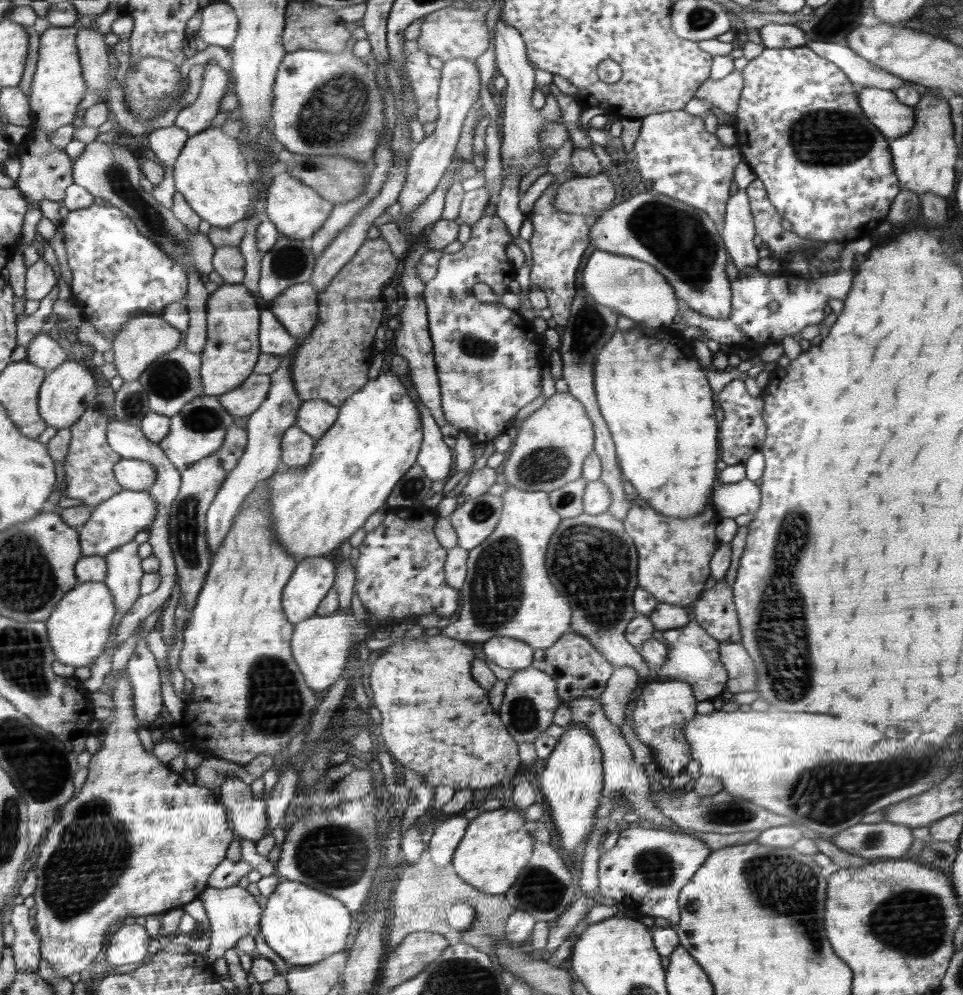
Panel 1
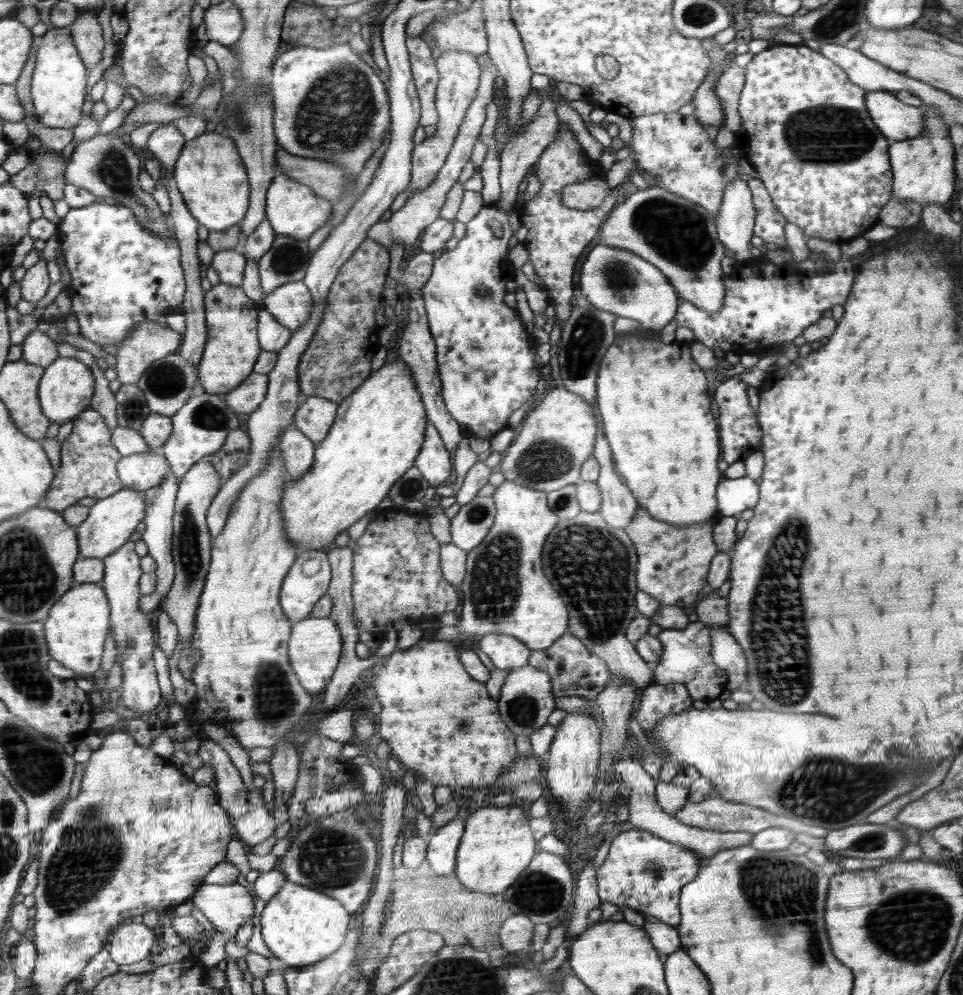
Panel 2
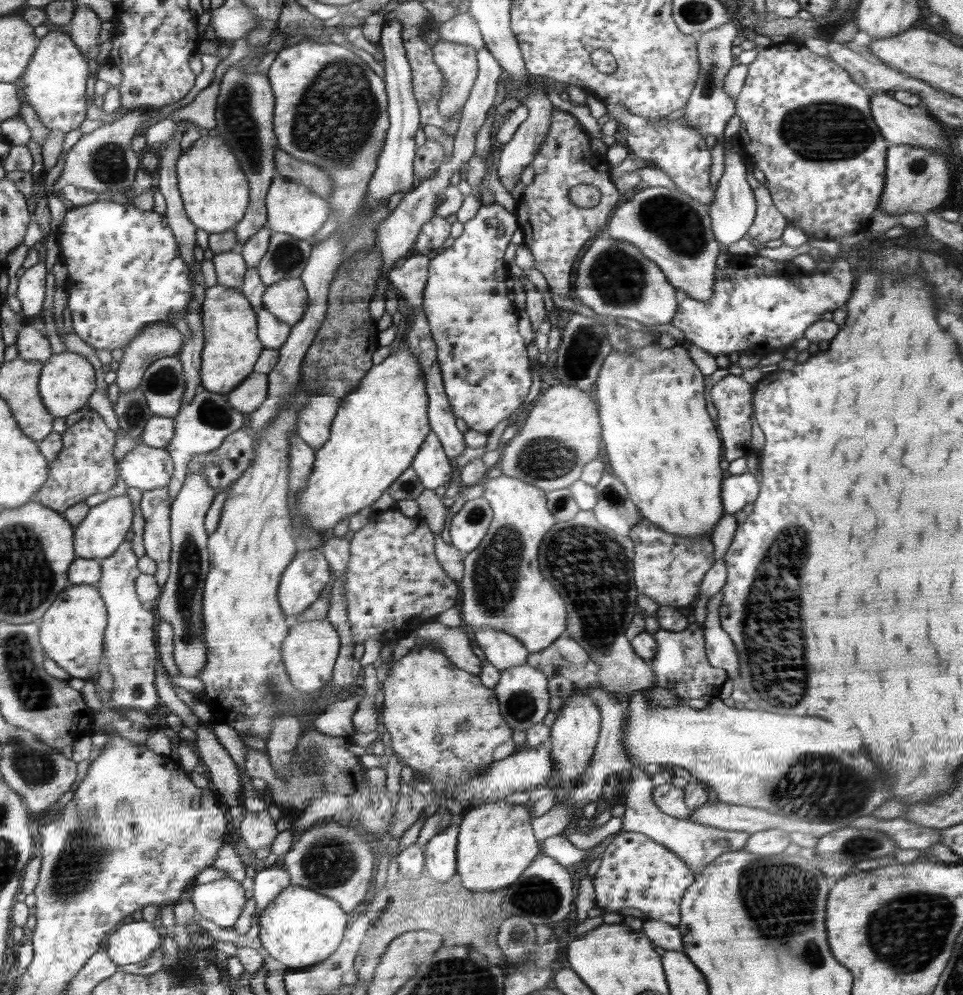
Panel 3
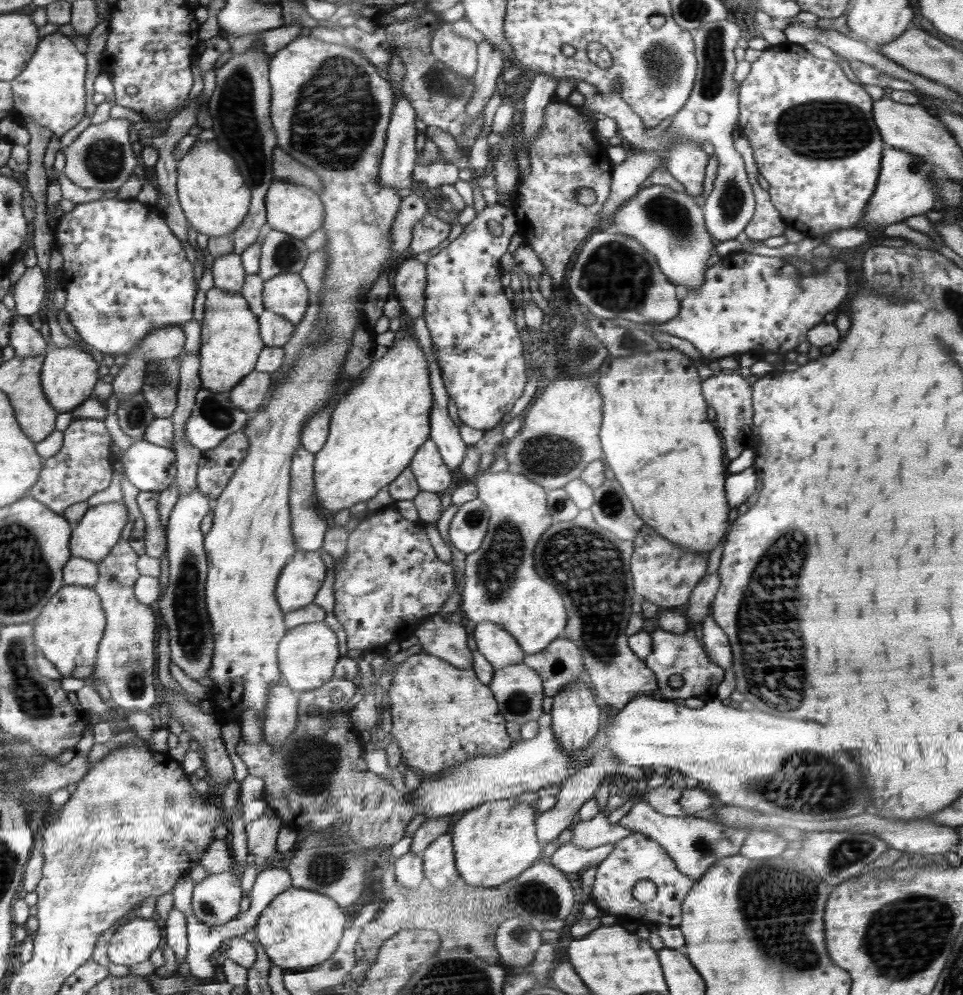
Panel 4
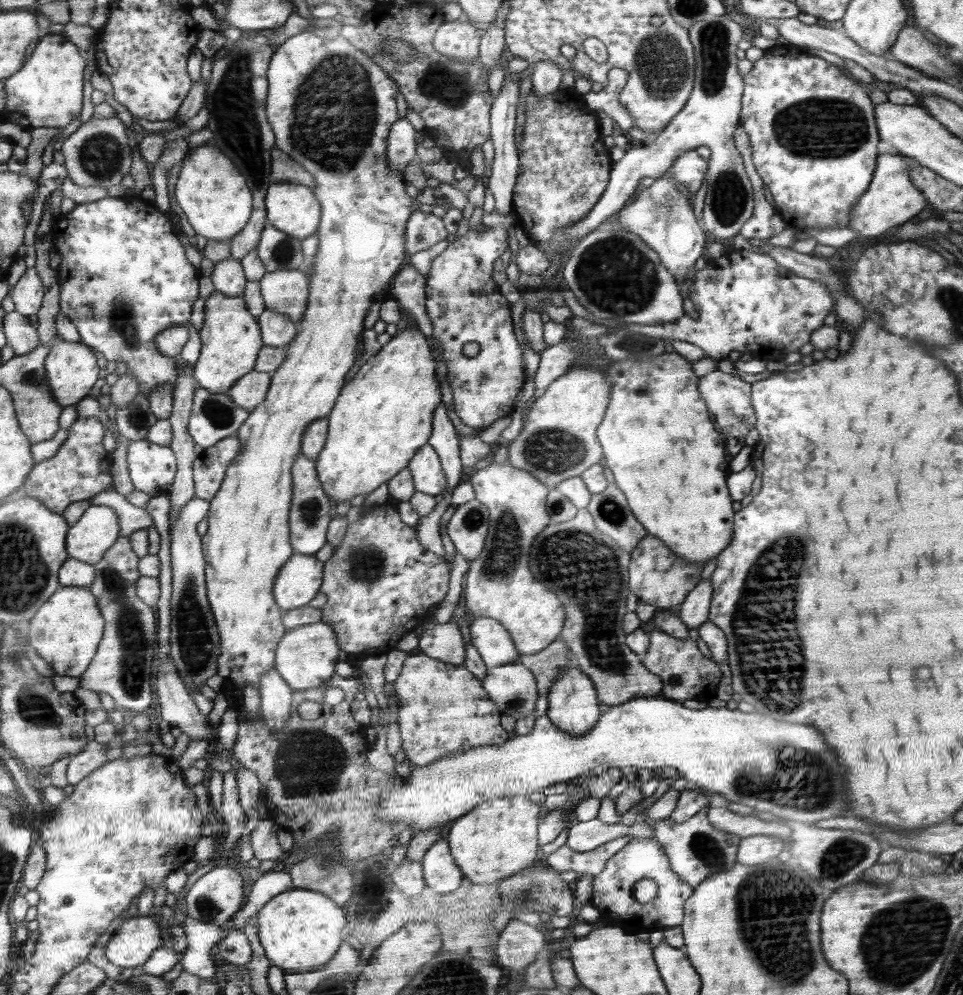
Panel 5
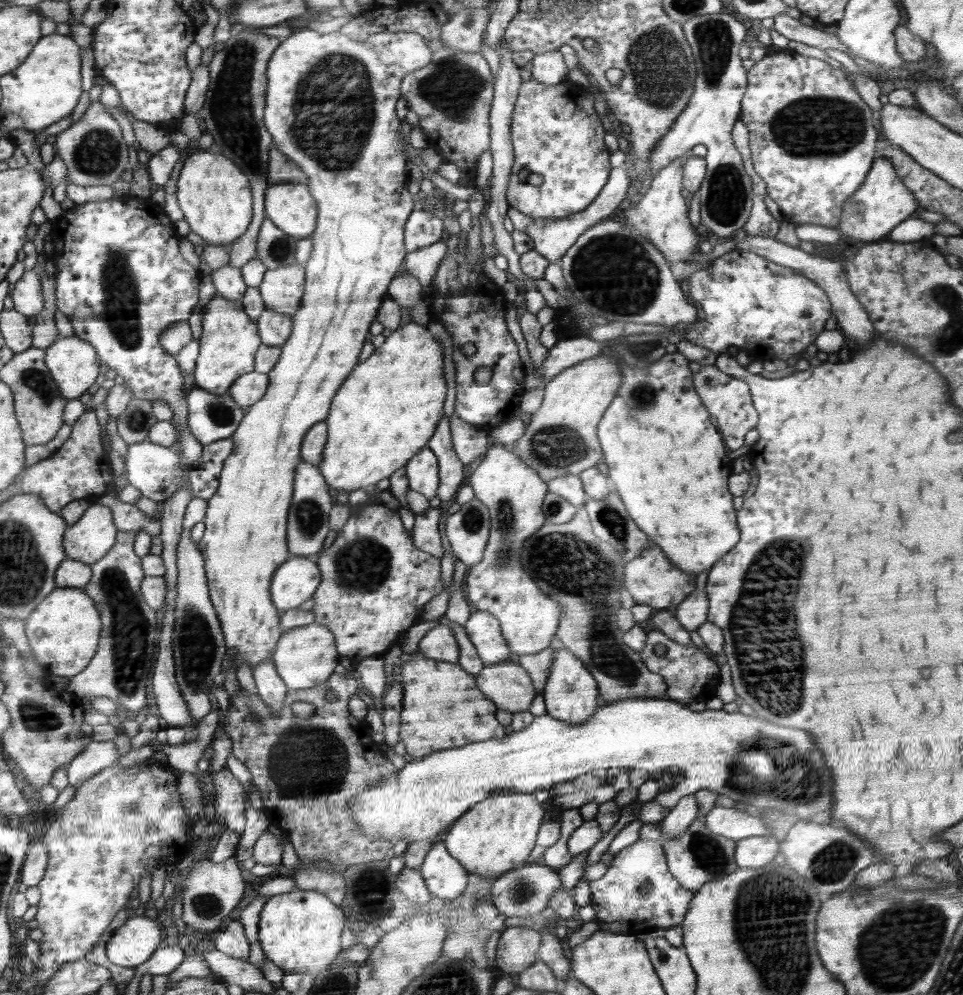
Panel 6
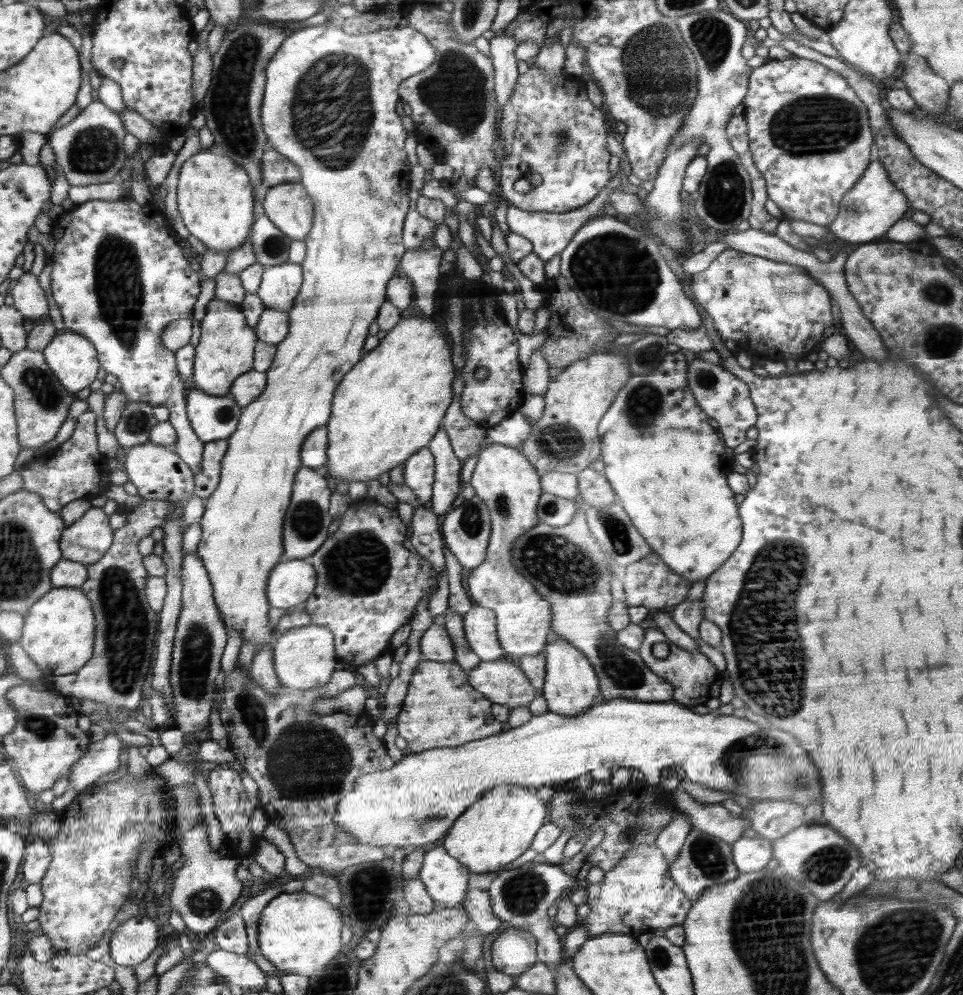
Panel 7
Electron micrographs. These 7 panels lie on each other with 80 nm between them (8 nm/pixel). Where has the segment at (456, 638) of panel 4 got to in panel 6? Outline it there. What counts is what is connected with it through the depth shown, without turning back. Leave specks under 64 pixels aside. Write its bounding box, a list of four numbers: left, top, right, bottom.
[417,625,459,663]

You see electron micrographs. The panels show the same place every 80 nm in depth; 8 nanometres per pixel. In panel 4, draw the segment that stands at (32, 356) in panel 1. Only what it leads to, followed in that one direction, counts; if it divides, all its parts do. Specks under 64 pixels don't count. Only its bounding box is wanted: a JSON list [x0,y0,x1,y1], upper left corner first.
[10,313,49,357]

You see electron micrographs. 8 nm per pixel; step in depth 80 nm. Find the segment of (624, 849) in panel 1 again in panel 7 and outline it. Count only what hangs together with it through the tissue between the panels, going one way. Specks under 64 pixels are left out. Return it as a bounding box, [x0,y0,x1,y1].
[579,842,693,939]

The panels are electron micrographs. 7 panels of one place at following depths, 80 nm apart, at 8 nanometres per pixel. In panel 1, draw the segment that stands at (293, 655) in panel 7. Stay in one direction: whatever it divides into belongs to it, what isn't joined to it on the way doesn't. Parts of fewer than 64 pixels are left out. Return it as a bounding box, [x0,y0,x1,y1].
[293,611,368,692]

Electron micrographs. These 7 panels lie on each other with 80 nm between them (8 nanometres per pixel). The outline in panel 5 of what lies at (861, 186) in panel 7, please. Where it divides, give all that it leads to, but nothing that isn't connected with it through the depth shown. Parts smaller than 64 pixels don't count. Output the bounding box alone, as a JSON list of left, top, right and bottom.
[848,153,926,236]

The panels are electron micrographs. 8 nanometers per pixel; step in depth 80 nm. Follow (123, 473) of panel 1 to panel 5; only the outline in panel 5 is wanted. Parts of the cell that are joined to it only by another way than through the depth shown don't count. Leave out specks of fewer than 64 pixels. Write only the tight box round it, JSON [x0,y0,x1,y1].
[127,438,177,497]

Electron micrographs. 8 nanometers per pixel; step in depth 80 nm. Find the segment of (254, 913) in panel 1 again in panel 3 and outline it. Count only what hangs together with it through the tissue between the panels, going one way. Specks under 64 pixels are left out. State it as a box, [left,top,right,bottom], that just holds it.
[191,876,246,929]

